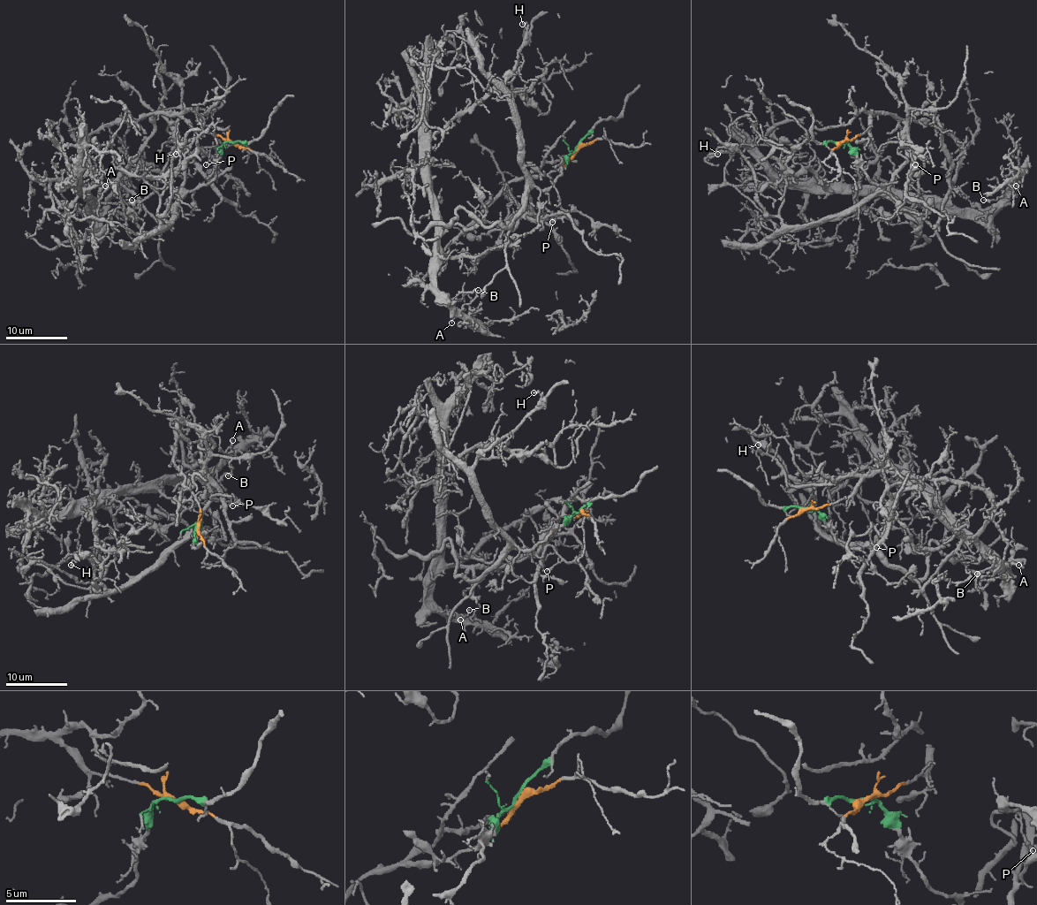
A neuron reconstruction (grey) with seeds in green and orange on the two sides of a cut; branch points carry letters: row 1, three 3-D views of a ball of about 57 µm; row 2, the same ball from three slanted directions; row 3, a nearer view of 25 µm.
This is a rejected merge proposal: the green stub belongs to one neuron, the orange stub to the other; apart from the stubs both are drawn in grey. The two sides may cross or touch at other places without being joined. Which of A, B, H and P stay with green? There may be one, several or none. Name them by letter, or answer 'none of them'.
H, P

